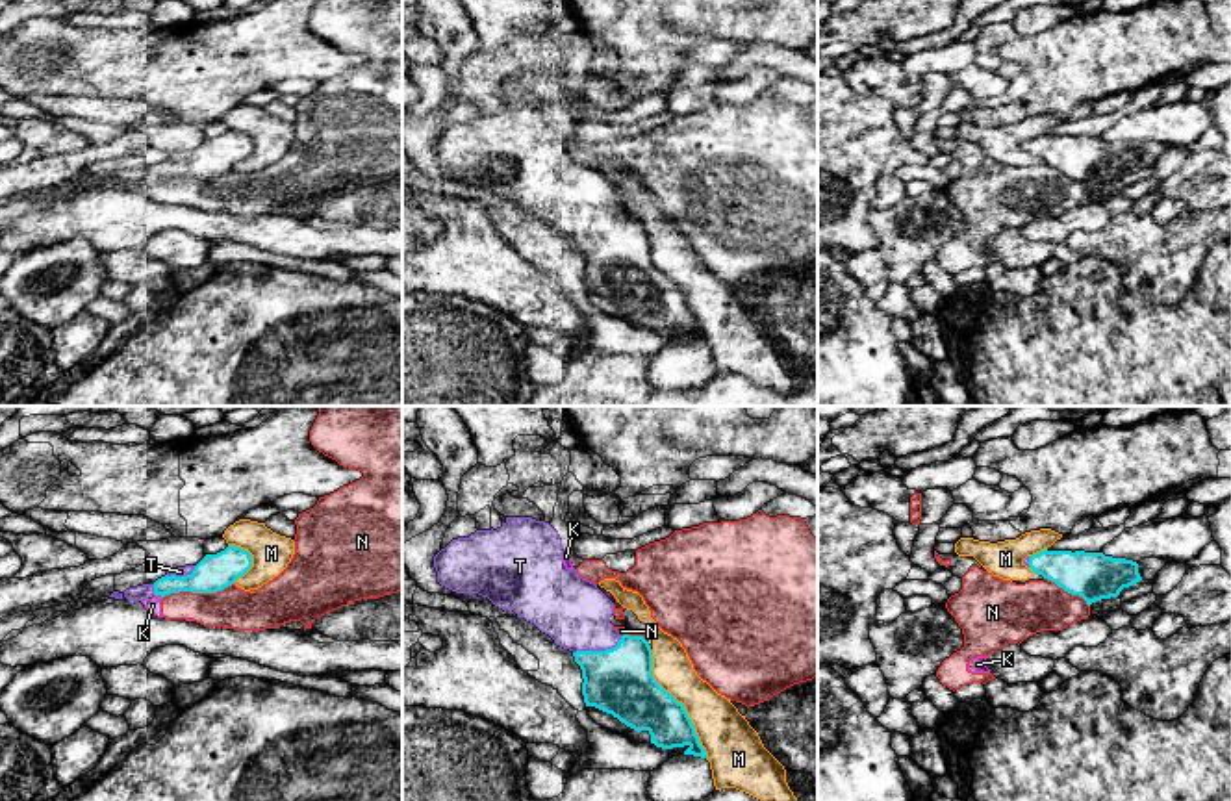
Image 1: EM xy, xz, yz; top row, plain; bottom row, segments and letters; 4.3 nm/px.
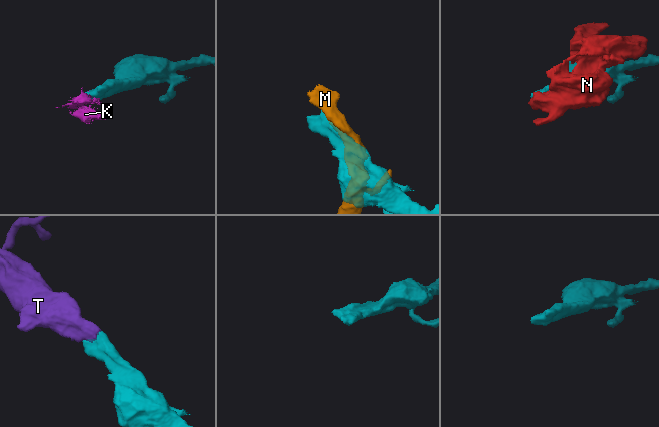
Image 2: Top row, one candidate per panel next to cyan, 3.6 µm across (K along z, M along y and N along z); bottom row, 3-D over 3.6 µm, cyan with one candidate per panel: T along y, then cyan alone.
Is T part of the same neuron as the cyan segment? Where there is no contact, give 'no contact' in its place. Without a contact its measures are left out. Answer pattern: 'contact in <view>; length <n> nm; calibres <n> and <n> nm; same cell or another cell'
contact in xz; length 220 nm; calibres 300 and 300 nm; same cell

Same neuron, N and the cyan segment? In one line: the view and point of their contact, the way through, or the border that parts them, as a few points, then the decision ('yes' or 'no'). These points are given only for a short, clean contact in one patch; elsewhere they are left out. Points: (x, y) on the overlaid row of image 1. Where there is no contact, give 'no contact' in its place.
contact xy (197, 592); border xy (232, 583), (215, 592), (171, 592), (164, 597); no

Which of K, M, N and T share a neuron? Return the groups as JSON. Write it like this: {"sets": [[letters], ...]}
{"sets": [["K", "N"], ["M"], ["T"]]}

